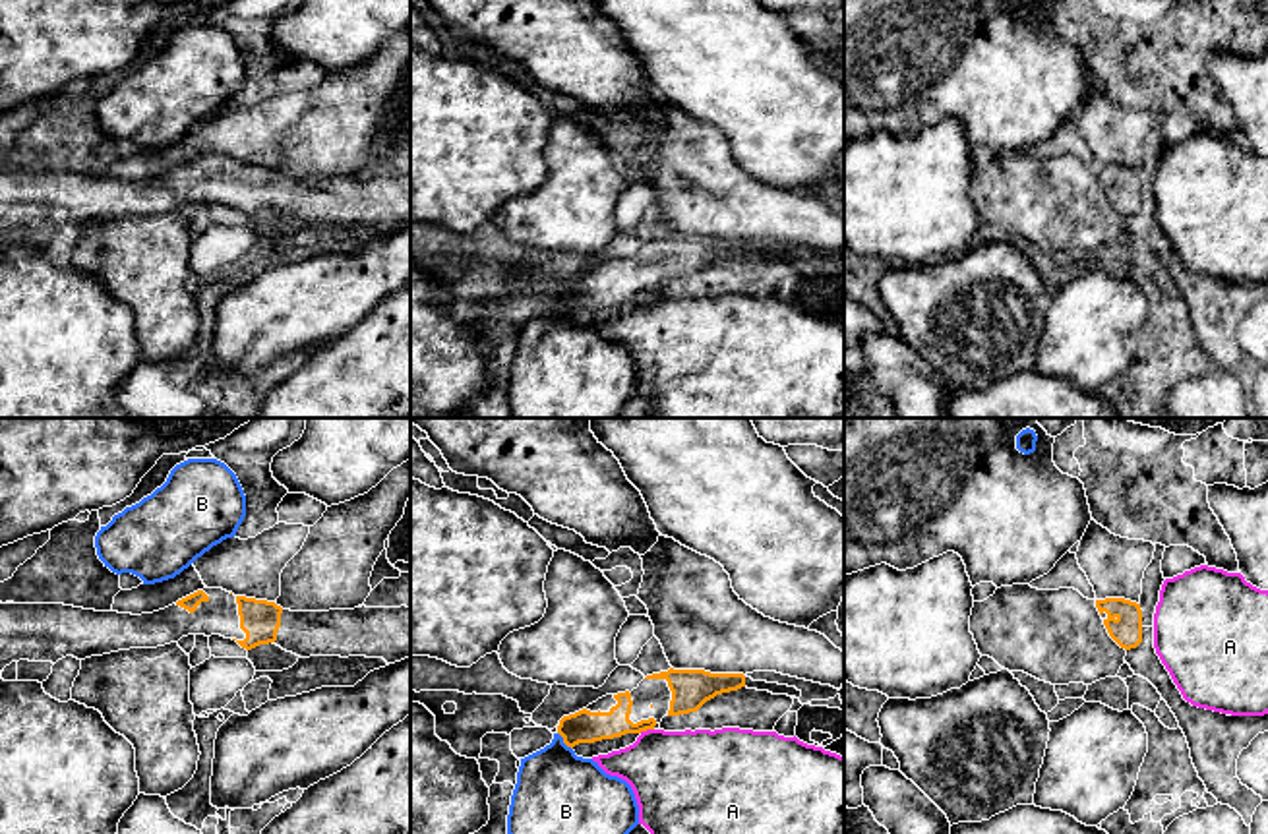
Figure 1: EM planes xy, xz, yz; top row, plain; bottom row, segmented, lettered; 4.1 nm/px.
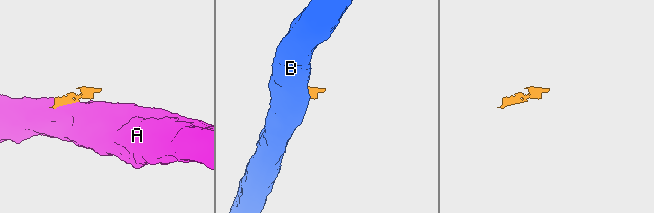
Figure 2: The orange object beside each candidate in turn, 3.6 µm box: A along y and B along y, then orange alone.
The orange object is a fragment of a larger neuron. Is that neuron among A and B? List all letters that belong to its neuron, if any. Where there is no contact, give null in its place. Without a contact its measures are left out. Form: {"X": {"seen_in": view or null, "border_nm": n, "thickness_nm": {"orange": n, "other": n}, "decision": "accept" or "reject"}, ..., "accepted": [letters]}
{"A": {"seen_in": "xz", "border_nm": 70, "thickness_nm": {"orange": 140, "other": 400}, "decision": "reject"}, "B": {"seen_in": "xz", "border_nm": 100, "thickness_nm": {"orange": 140, "other": 340}, "decision": "reject"}, "accepted": []}

